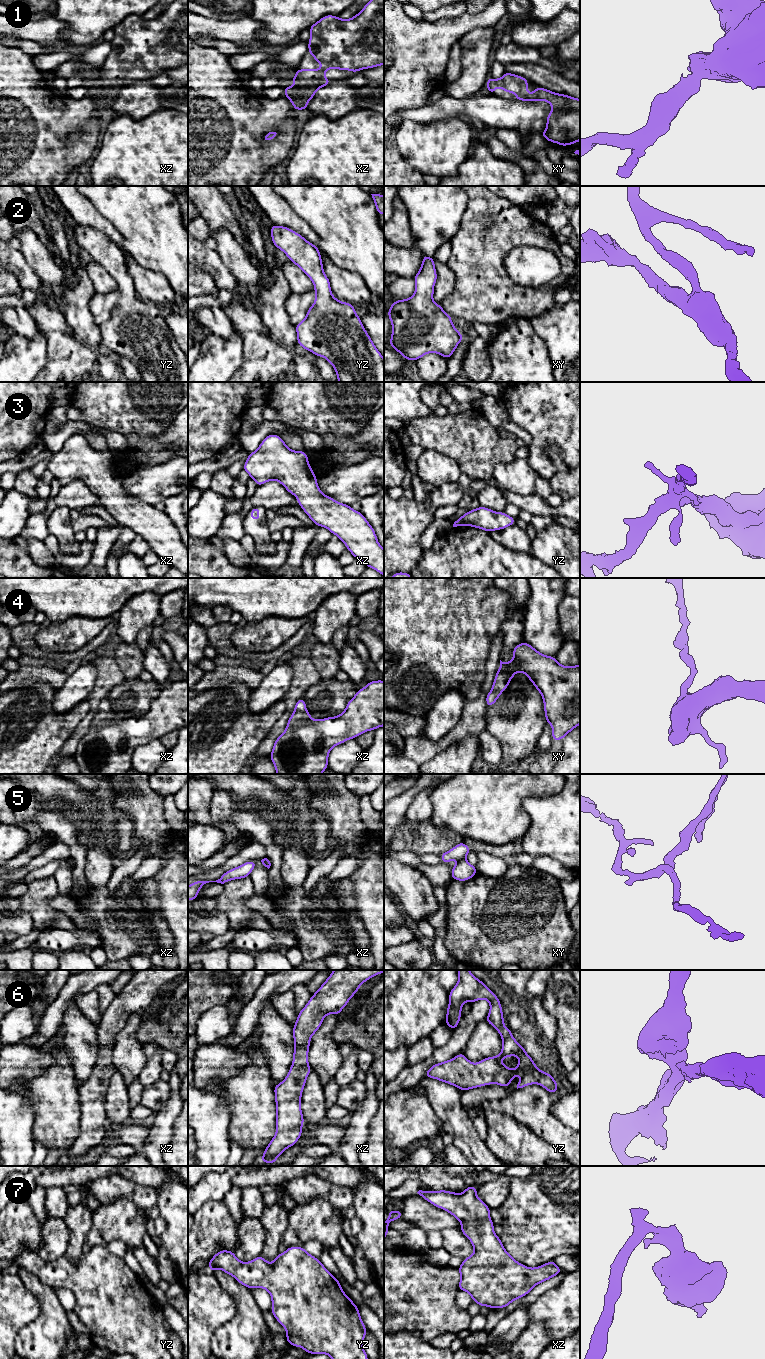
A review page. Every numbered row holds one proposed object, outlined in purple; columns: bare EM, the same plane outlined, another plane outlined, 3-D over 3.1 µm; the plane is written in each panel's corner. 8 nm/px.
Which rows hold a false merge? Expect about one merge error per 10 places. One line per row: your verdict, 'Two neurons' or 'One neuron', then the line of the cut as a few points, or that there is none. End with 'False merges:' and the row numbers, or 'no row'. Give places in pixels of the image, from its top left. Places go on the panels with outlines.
1: One neuron. No split
2: One neuron. No split
3: One neuron. No split
4: One neuron. No split
5: One neuron. No split
6: One neuron. No split
7: One neuron. No split
False merges: no row

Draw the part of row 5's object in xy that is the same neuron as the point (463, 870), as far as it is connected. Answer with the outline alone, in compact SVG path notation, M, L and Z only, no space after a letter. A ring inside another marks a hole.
M460 842L449 851L440 854L441 863L449 863L454 859L458 861L451 870L453 880L467 881L477 874L475 866L466 860L466 856L470 852L471 849L464 842Z

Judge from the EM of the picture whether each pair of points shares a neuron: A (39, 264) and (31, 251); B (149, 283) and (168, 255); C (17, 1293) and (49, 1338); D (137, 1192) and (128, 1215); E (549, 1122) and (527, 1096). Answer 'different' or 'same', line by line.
A: same
B: different
C: different
D: different
E: same

